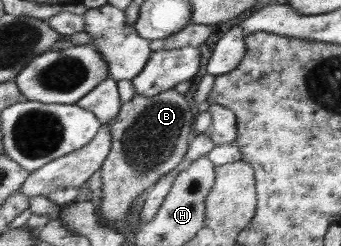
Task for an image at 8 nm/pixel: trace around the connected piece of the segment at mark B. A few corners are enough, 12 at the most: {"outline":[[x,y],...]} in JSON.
{"outline":[[174,88],[121,103],[101,165],[100,218],[185,161],[194,118]]}

